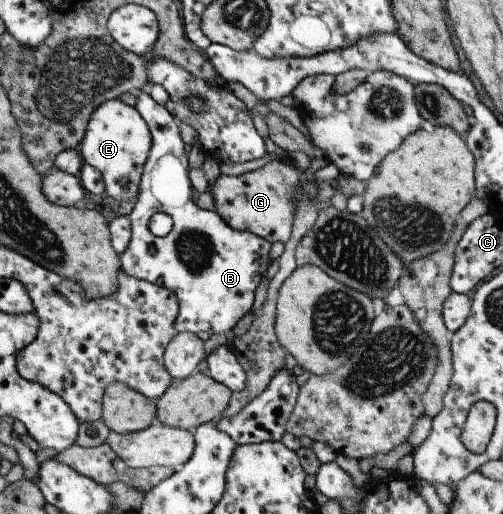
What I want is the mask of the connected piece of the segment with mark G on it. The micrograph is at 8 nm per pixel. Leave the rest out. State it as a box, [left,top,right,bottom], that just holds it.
[188,159,301,243]

